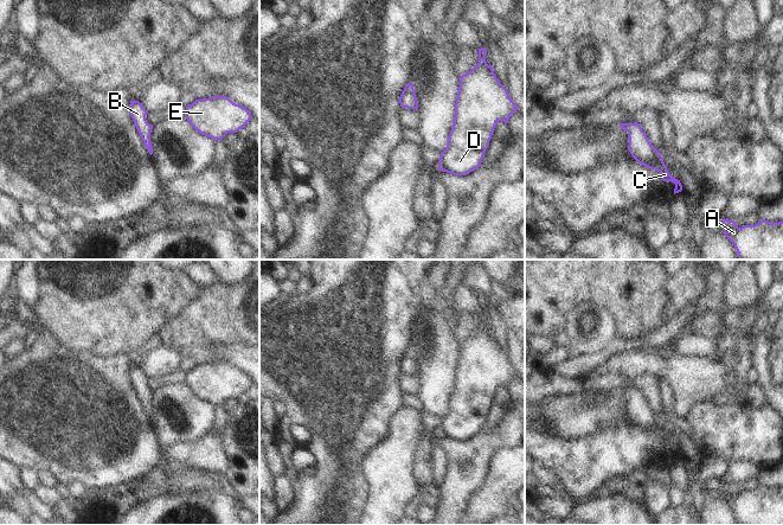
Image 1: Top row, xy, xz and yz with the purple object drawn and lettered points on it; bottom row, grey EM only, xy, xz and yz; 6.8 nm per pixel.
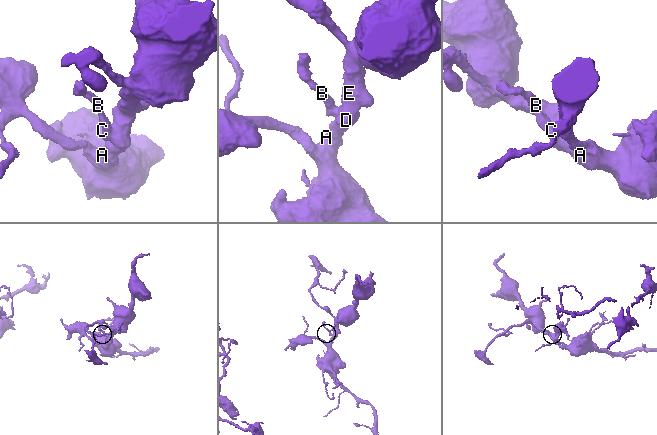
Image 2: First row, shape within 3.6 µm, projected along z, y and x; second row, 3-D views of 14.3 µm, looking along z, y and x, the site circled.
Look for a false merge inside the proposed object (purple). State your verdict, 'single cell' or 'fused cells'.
single cell

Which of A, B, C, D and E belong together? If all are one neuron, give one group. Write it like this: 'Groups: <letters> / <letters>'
Groups: A B C D E.

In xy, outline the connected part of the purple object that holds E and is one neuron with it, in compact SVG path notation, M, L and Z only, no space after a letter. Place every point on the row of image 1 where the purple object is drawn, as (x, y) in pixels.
M226 96L195 100L186 107L186 119L201 135L222 140L227 133L237 133L252 119L250 111Z

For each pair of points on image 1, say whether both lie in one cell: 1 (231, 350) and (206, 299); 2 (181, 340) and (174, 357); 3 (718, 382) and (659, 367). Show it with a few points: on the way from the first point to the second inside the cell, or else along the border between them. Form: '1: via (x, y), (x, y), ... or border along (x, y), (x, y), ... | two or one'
1: border along (246, 344), (229, 341), (211, 344), (207, 349) | two
2: border along (162, 345), (177, 350), (183, 356) | two
3: via (704, 378), (691, 378), (686, 373), (673, 369) | one

